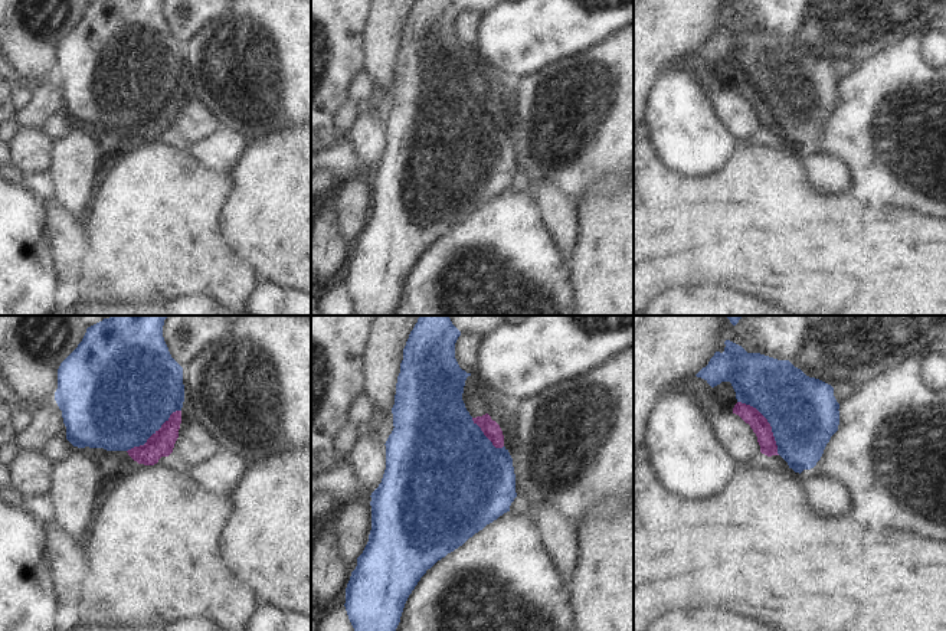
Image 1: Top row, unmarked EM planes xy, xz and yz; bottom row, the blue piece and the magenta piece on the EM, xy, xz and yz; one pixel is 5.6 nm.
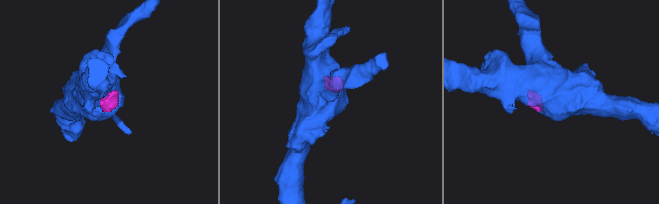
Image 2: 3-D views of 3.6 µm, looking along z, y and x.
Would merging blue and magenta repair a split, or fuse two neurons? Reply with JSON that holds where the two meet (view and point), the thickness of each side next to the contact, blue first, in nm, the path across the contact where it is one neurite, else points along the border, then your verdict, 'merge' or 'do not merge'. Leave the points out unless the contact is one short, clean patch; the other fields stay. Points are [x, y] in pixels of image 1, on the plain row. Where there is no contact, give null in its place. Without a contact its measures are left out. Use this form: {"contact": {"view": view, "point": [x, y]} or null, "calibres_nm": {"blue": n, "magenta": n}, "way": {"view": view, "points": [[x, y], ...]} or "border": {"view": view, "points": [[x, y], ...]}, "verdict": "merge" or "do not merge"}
{"contact": {"view": "yz", "point": [768, 98]}, "calibres_nm": {"blue": 400, "magenta": 100}, "verdict": "merge"}

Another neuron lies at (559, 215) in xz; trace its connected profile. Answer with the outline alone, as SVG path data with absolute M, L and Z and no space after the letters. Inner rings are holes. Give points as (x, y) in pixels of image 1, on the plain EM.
M547 180L533 184L534 199L541 210L541 219L556 242L563 261L570 268L573 248L579 238L579 222L575 205Z

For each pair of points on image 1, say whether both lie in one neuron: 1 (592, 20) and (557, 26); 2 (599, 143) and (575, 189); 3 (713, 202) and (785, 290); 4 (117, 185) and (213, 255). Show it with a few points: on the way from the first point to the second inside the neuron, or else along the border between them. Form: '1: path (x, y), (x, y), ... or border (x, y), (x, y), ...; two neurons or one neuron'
1: path (583, 20), (566, 20); one neuron
2: path (588, 154), (575, 167), (575, 177); one neuron
3: path (735, 224), (779, 268); one neuron
4: path (141, 209), (189, 255); one neuron

